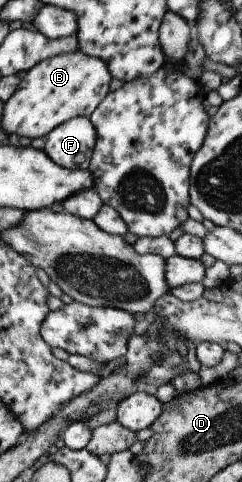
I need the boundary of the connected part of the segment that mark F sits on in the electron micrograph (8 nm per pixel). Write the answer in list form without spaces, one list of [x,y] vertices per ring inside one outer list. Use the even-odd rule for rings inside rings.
[[[73,117],[55,127],[44,143],[45,154],[66,169],[87,169],[96,134],[88,117]]]

